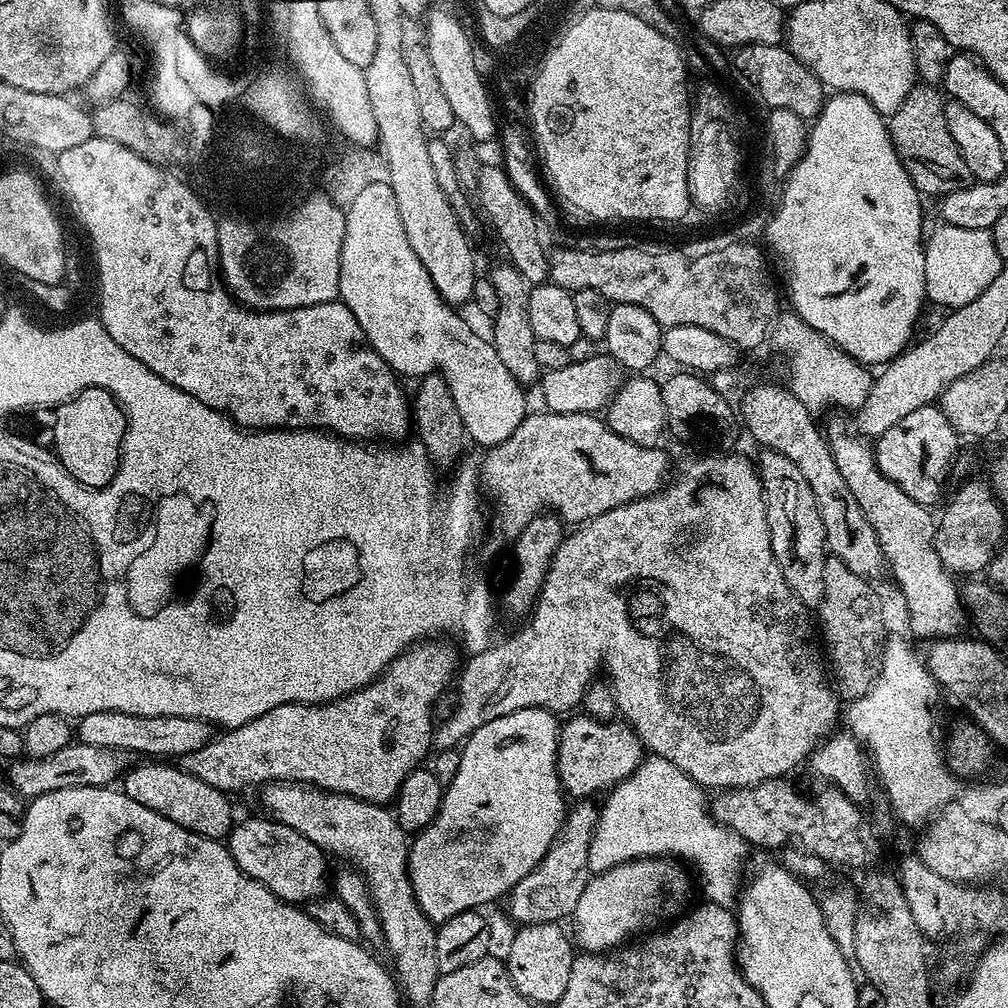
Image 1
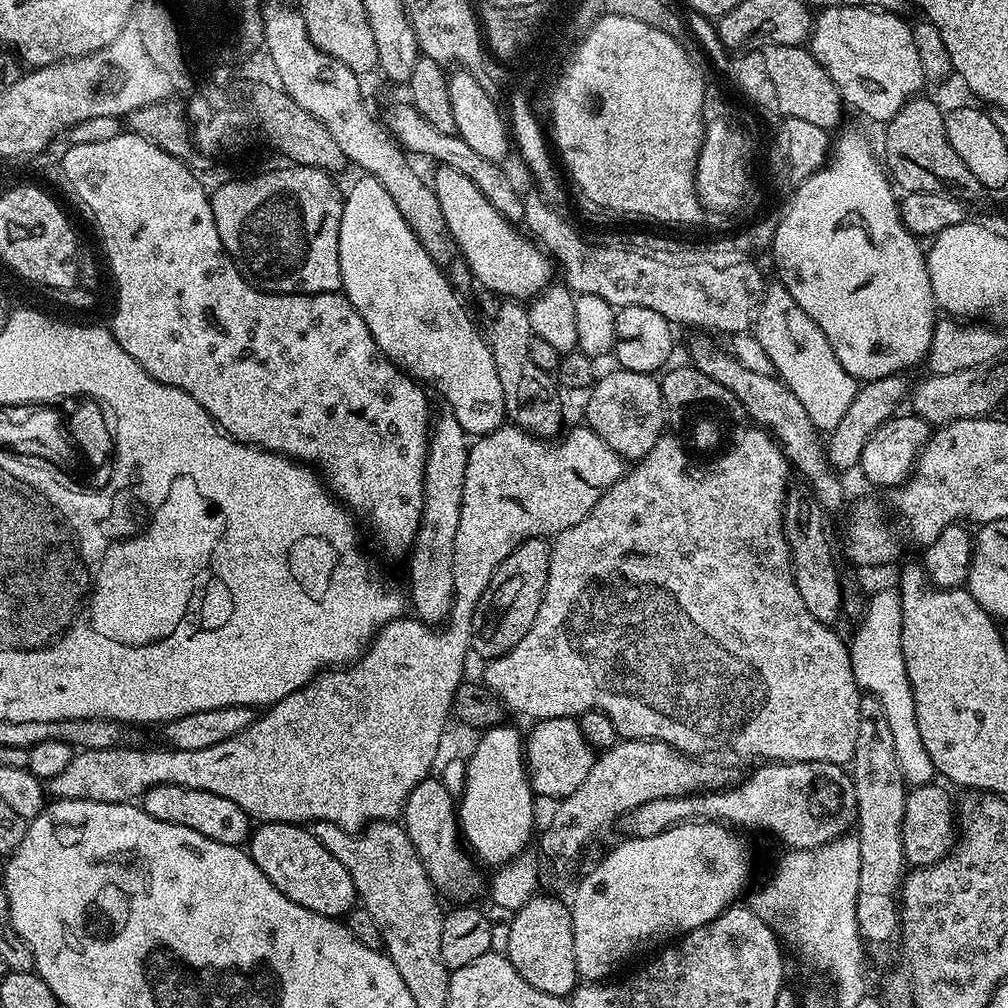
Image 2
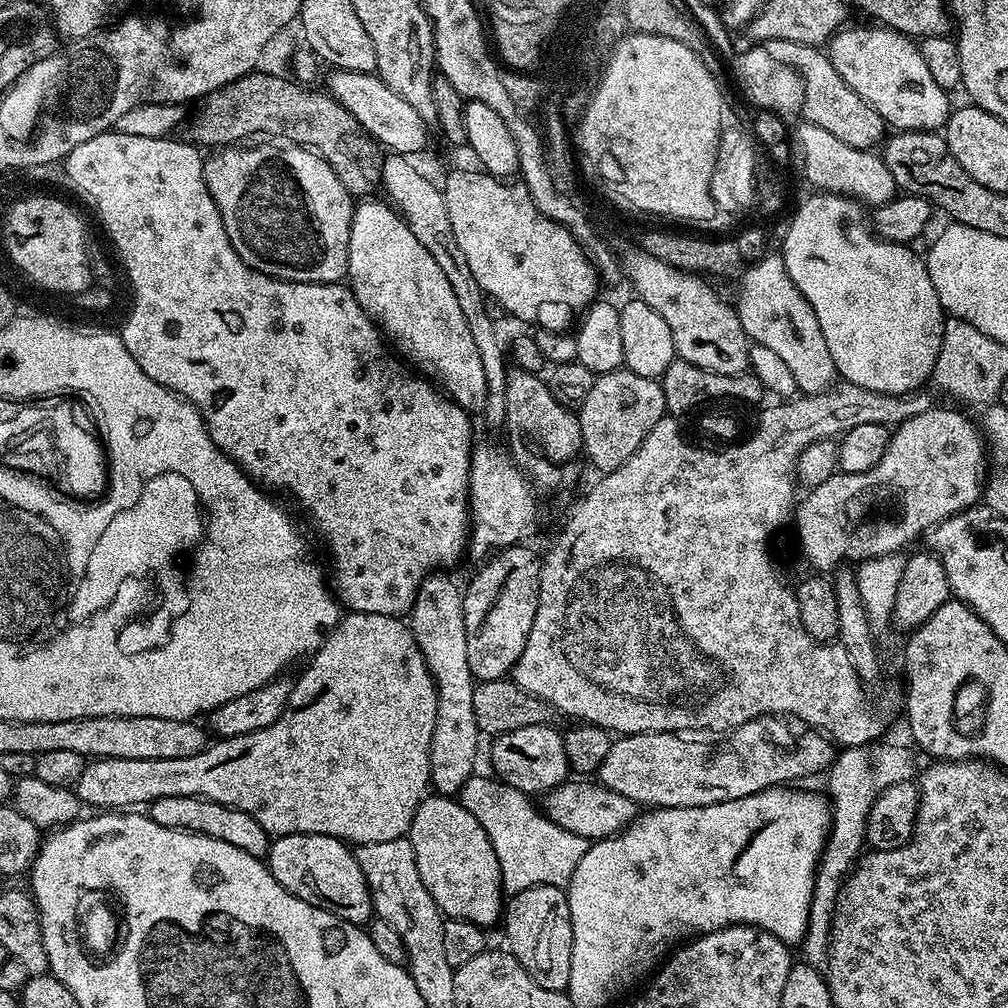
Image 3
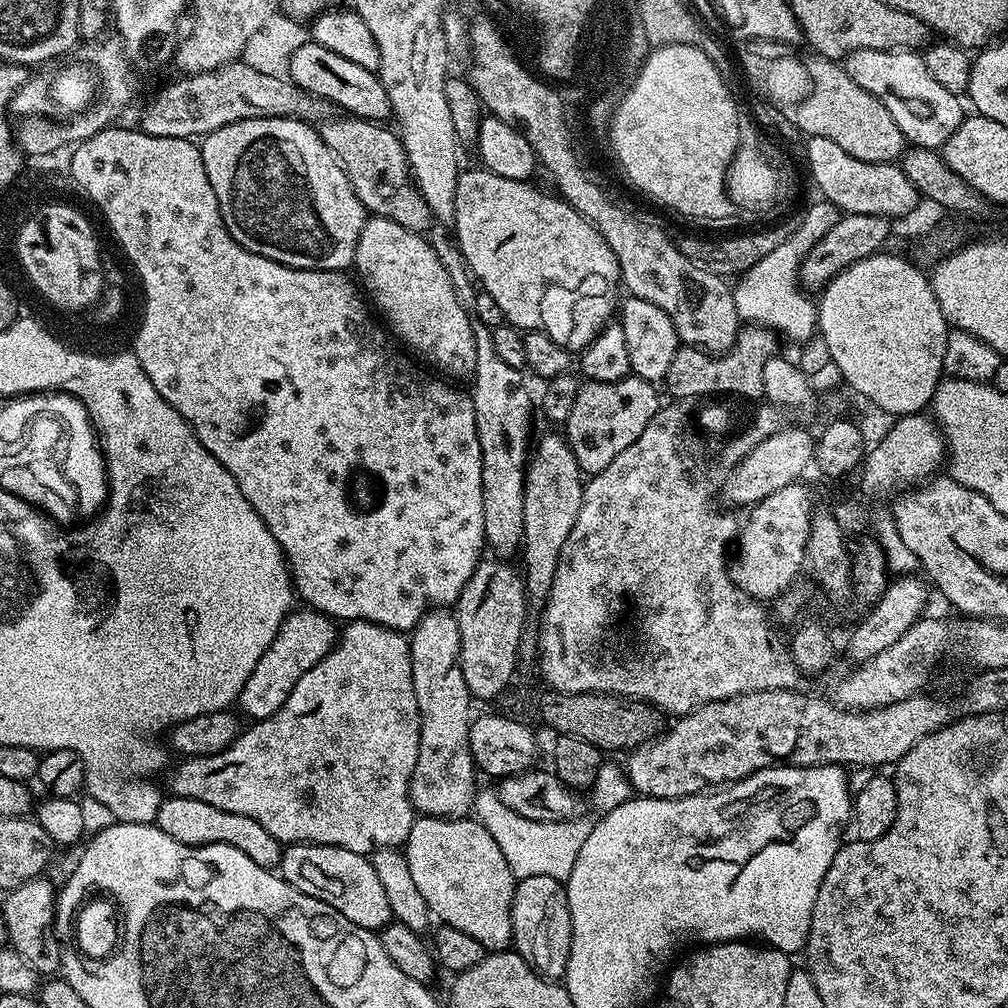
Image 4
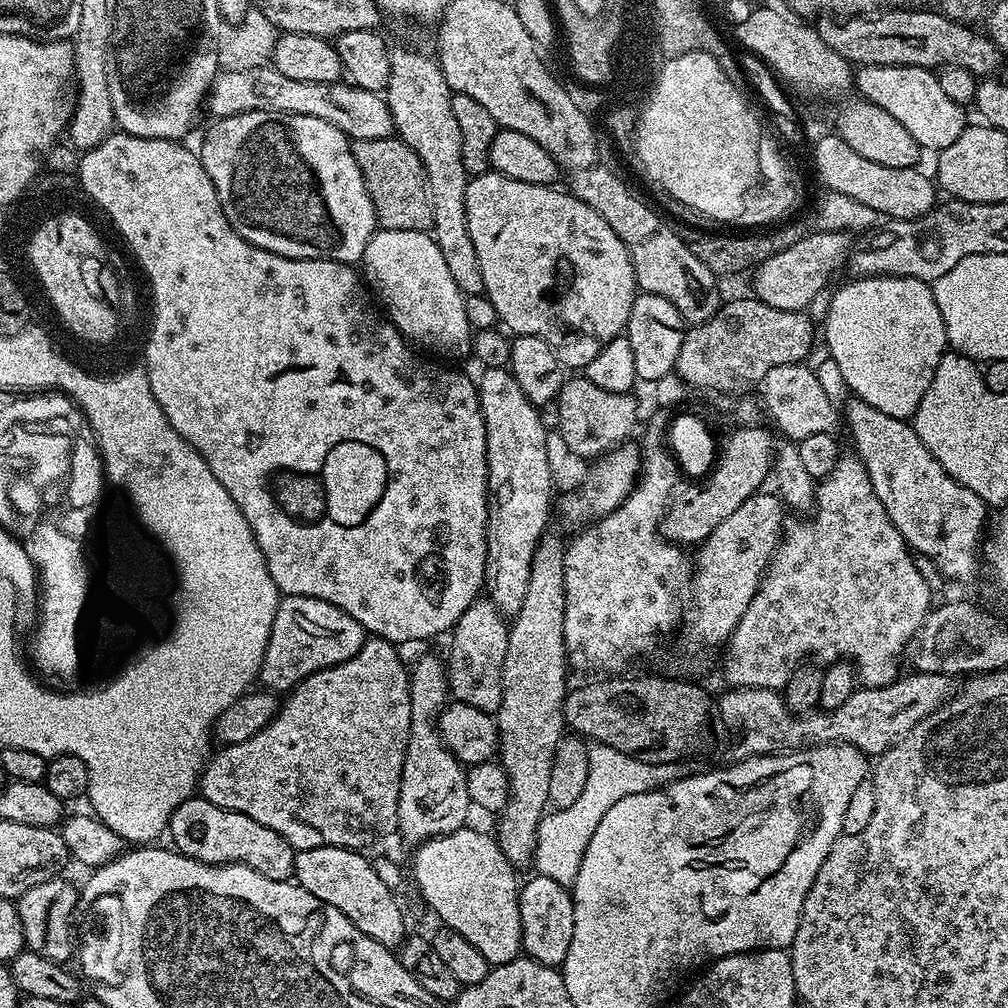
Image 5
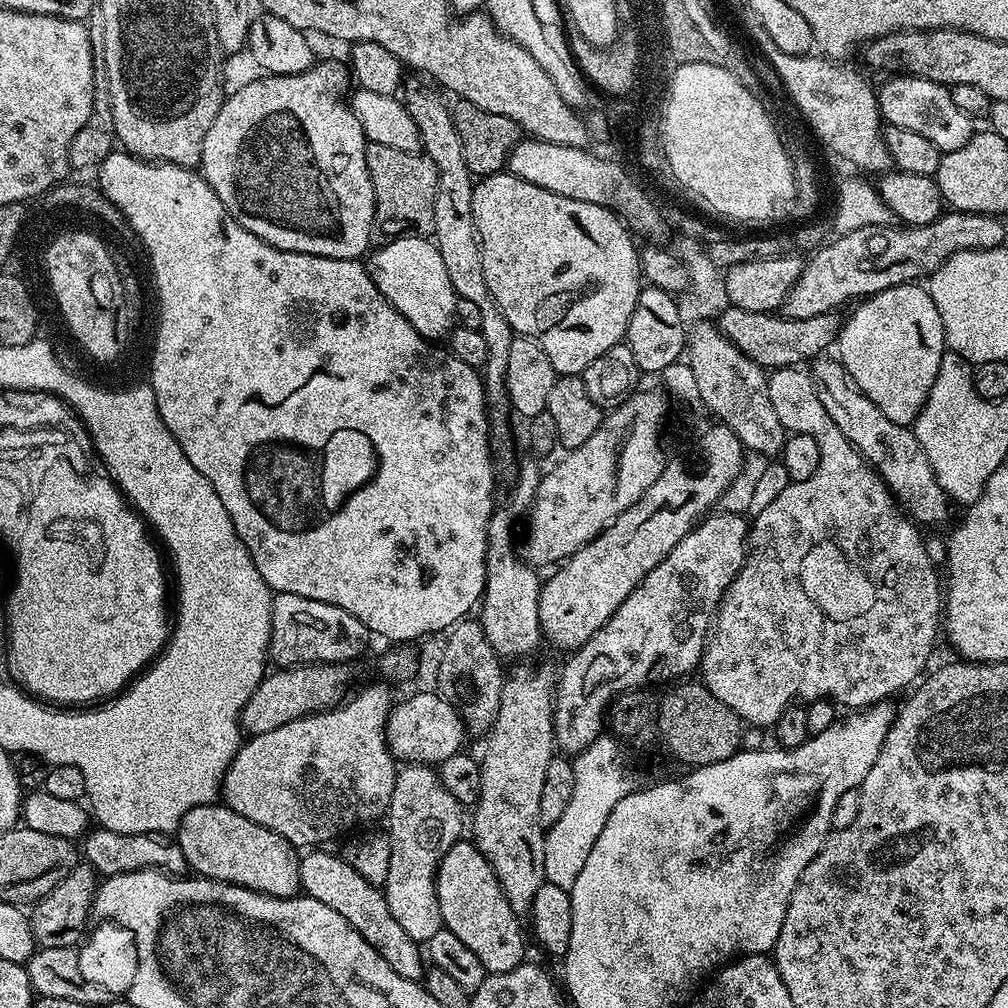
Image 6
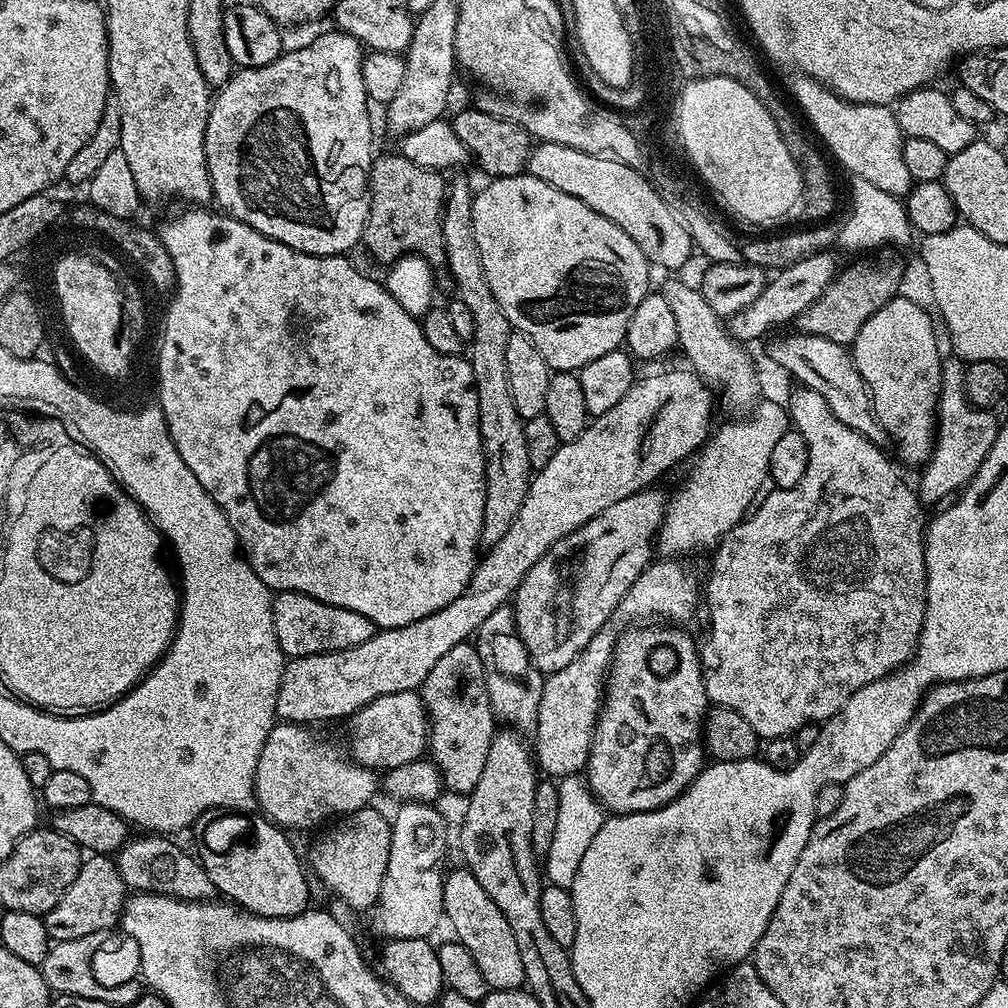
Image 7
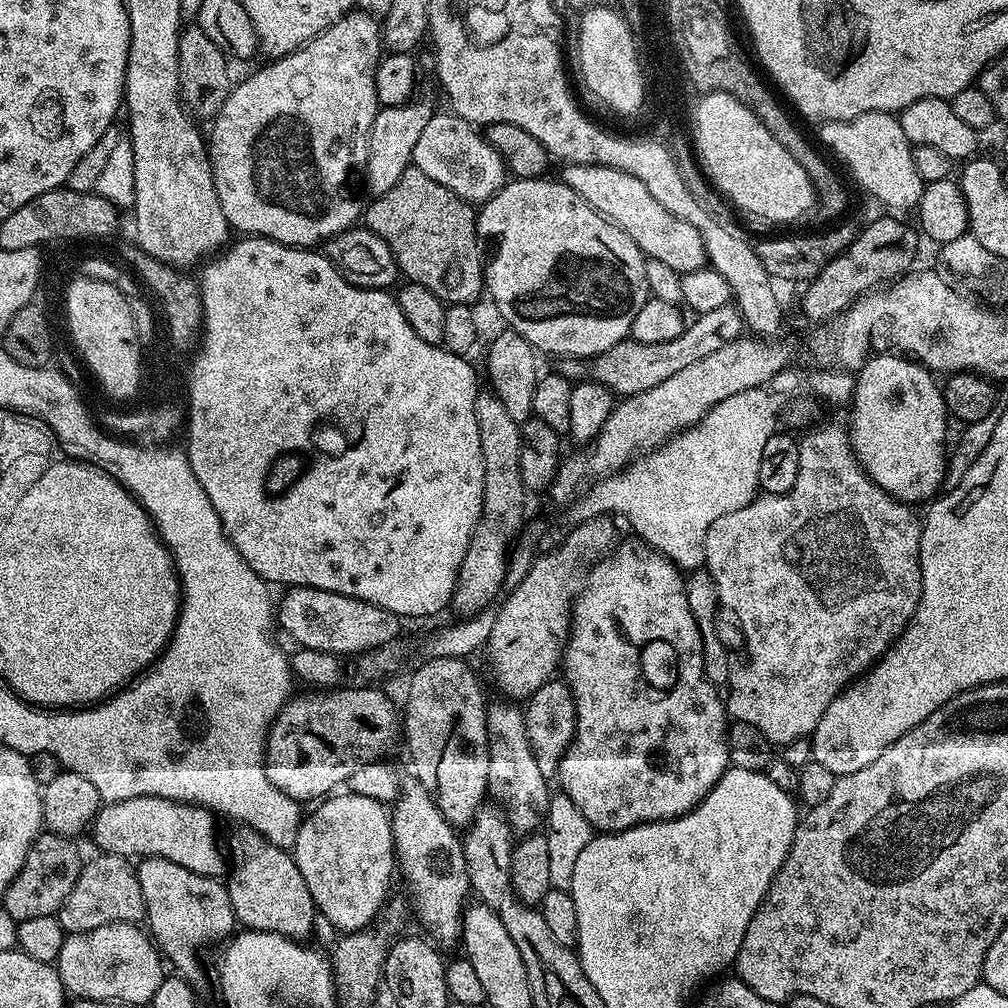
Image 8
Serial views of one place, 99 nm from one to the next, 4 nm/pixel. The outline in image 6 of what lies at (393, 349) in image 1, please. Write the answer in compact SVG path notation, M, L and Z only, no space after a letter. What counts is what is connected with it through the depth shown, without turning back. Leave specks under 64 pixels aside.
M405 234L389 239L376 253L373 251L367 257L366 267L374 286L378 286L390 306L394 306L394 310L398 310L398 314L402 314L402 318L406 318L406 322L418 330L418 334L427 340L440 342L457 323L457 295L454 286L450 286L450 274L446 274L442 254L438 254L431 239L423 238L420 234Z

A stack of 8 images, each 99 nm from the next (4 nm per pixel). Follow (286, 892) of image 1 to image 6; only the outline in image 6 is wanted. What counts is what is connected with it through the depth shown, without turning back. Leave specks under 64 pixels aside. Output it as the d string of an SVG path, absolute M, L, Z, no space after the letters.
M312 850L301 859L300 862L300 886L307 895L314 897L318 902L326 902L330 910L338 910L382 958L386 958L387 964L396 973L402 974L402 978L423 981L426 971L426 956L421 945L402 926L398 926L398 918L390 914L390 906L386 906L386 898L383 891L377 885L372 884L354 866L349 864L343 855L335 856L332 850Z

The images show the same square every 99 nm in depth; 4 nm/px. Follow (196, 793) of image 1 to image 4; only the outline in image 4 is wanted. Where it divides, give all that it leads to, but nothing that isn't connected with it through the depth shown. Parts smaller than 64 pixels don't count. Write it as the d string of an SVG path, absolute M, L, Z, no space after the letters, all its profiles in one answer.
M175 794L161 799L160 809L154 821L156 827L163 830L166 834L170 834L170 838L174 838L174 842L182 842L183 844L229 844L238 850L242 850L242 854L246 854L246 858L252 859L258 866L269 870L279 869L280 860L284 856L284 848L280 840L274 838L274 834L270 834L270 830L266 830L258 822L254 822L254 818L246 818L246 814L234 814L226 810L218 810L218 806L210 806L206 802L198 802L194 798L182 798Z

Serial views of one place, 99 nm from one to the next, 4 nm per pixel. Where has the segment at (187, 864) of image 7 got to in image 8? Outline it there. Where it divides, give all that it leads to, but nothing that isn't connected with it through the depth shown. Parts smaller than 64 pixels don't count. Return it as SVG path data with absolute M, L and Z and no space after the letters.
M157 856L143 857L135 870L142 886L147 931L154 937L163 959L171 967L173 964L176 967L173 969L189 984L200 986L204 980L204 972L200 969L200 947L231 937L238 924L227 883L214 876L194 874L194 870L186 870L186 866L170 862L170 858Z

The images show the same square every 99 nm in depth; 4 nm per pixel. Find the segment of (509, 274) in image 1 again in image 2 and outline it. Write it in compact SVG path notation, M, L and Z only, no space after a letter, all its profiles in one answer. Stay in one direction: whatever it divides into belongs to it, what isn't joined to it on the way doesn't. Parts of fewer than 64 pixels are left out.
M505 299L498 306L498 318L494 318L487 325L488 332L486 328L486 339L488 341L488 349L490 354L494 358L494 370L498 370L498 382L502 382L502 398L504 399L504 415L507 417L511 423L519 426L524 432L529 432L531 436L539 436L541 438L556 438L561 435L562 427L560 428L560 423L563 422L564 416L560 413L560 396L556 393L558 391L558 384L555 379L546 370L541 370L539 366L532 359L530 359L530 338L532 337L532 331L530 330L530 318L528 317L527 307L519 300Z

